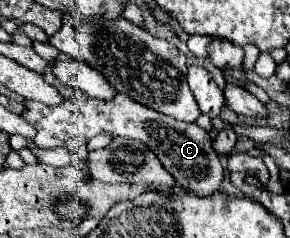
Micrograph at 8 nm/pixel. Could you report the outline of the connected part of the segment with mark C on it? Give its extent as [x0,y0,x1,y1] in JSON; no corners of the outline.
[22,94,224,196]

